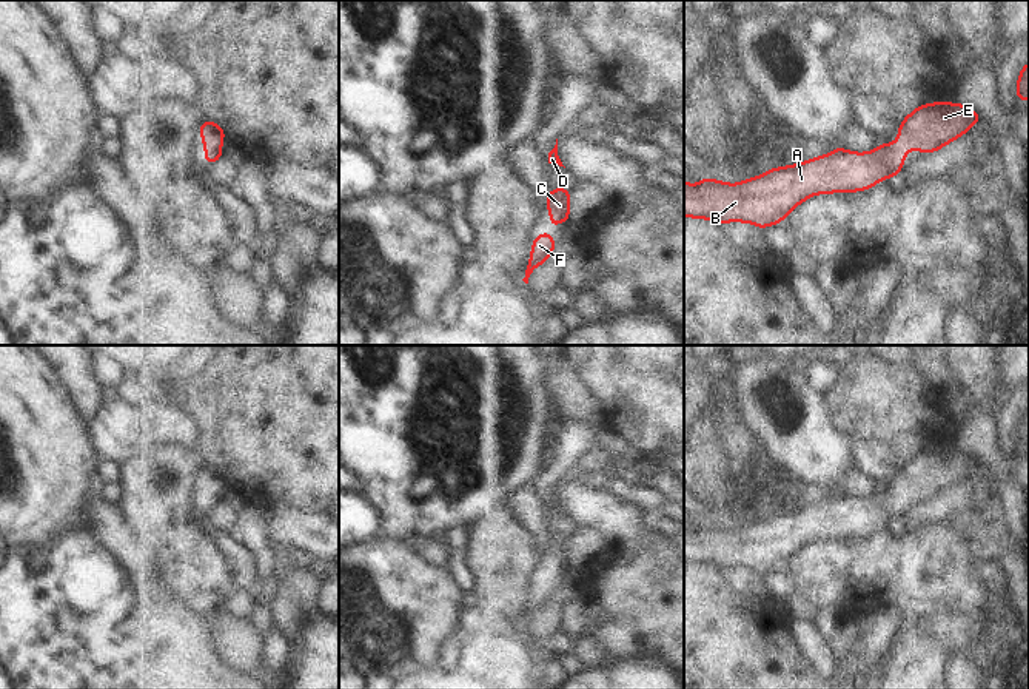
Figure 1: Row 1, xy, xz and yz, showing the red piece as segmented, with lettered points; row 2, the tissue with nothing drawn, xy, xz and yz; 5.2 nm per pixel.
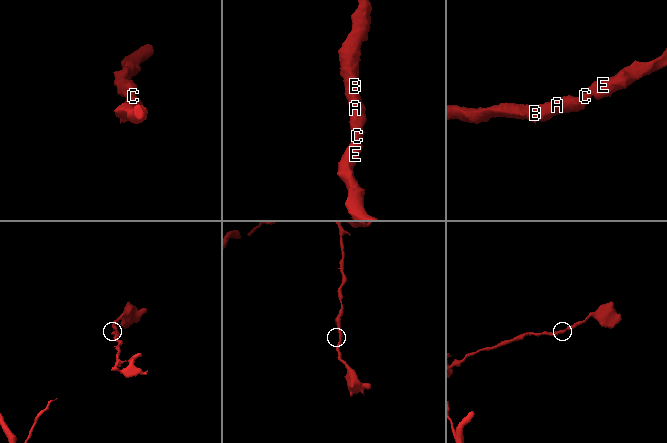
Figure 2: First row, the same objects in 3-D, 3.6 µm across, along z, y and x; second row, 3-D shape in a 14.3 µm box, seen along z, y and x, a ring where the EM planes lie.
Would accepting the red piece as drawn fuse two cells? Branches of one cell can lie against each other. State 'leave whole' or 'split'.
leave whole

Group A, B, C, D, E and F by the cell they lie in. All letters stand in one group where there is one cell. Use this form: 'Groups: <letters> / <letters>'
Groups: A B C D E F

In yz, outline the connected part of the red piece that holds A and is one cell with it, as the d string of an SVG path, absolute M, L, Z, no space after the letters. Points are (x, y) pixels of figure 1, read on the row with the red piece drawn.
M955 102L926 103L901 120L895 143L881 143L870 153L850 153L838 146L830 154L809 159L798 165L769 168L763 176L733 185L718 182L713 177L702 179L698 185L684 182L684 216L710 219L718 224L749 222L763 230L773 224L781 224L795 207L812 194L870 190L875 183L901 174L904 157L910 150L918 148L921 154L938 151L961 137L977 122L981 122L981 116L969 106Z

